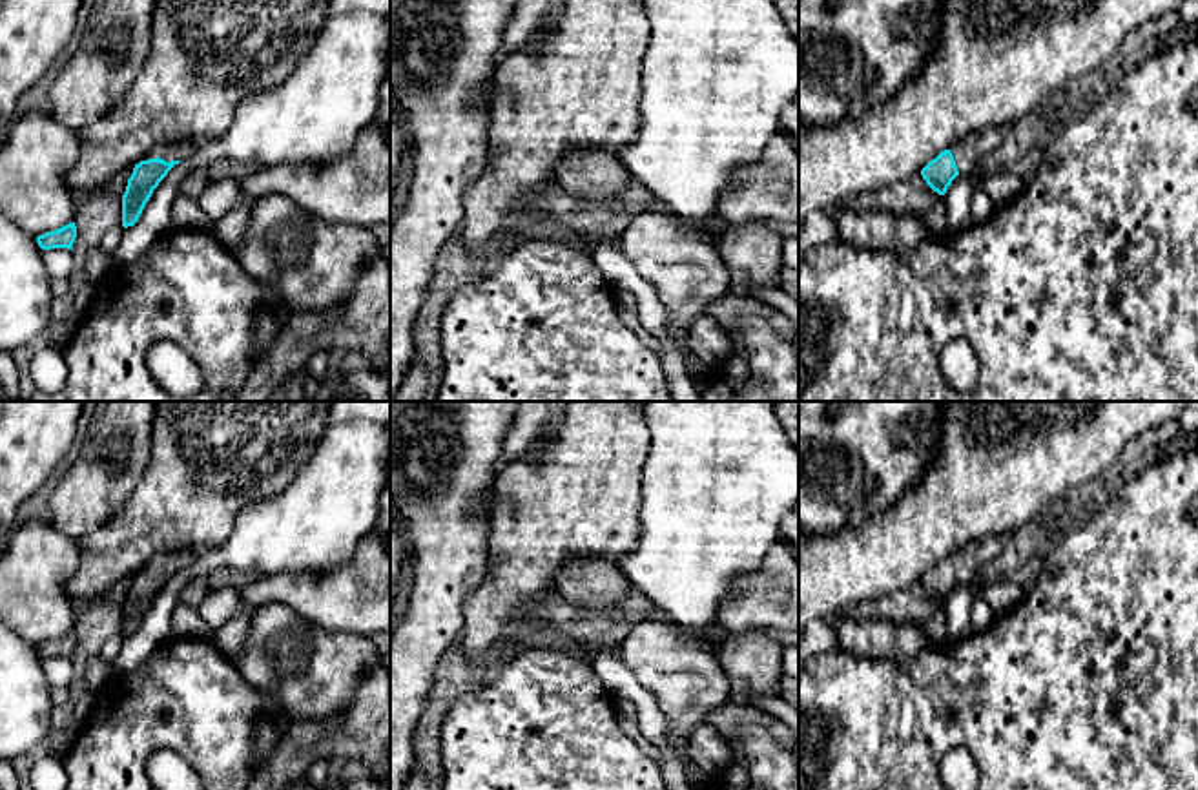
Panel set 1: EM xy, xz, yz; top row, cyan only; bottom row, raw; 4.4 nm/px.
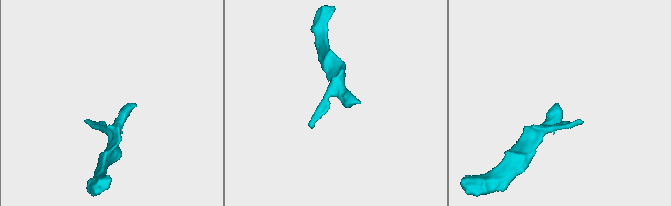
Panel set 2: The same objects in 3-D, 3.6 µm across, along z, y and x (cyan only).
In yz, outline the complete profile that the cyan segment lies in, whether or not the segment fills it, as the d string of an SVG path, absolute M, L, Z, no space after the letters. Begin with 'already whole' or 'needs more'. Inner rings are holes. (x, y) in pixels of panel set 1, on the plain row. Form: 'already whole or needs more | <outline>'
needs more | M986 536L955 551L950 558L932 567L921 584L926 593L945 604L957 584L974 586L977 573L990 566L1012 536Z

